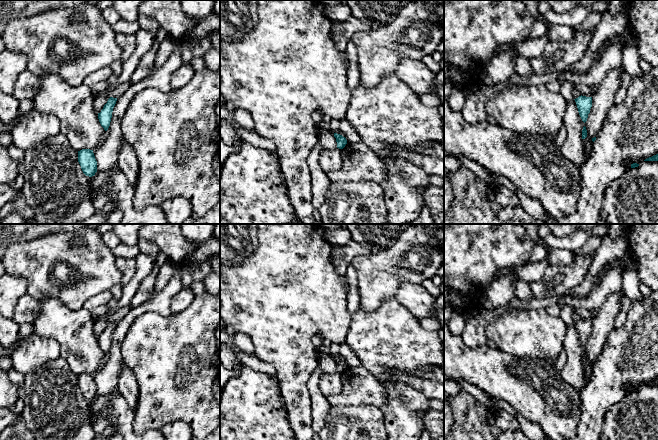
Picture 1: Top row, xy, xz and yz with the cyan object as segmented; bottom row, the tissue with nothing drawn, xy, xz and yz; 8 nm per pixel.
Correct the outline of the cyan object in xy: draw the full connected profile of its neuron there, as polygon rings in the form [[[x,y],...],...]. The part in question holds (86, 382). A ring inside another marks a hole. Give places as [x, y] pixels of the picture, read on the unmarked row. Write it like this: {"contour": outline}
{"contour": [[[82,373],[78,375],[78,386],[86,400],[92,401],[97,396],[97,385],[93,374]]]}

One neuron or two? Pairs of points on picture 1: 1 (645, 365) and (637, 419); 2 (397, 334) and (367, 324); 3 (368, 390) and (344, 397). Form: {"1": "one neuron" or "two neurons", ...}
{"1": "two neurons", "2": "one neuron", "3": "one neuron"}

